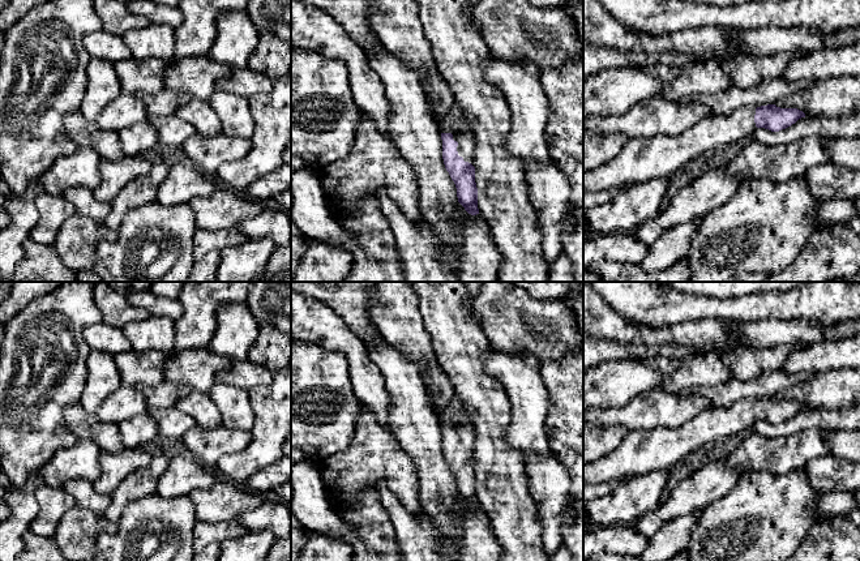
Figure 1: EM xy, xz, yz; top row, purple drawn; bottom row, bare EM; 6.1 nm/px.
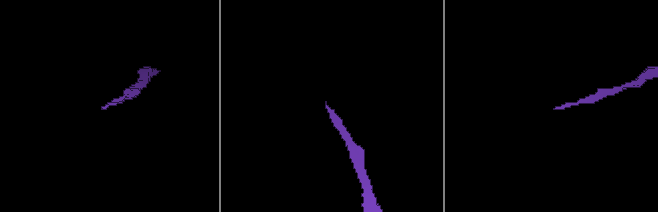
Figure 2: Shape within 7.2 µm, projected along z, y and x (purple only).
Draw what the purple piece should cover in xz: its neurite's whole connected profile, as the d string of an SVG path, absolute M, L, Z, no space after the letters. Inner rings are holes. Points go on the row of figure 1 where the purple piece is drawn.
M455 103L441 125L442 159L457 188L458 202L471 214L479 214L475 183L475 132L465 110Z

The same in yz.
M745 106L728 116L703 117L679 136L629 138L612 160L583 171L583 193L668 177L706 151L722 153L731 144L750 138L757 128L779 132L801 117L805 114L797 108Z

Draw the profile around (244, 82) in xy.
M234 68L232 74L218 81L215 91L226 91L239 97L251 98L256 94L269 93L273 81L248 68Z

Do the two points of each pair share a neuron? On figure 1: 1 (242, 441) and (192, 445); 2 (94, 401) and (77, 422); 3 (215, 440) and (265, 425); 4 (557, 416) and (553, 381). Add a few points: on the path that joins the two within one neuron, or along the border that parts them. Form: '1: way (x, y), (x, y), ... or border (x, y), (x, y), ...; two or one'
1: way (230, 441), (206, 440), (204, 442); one
2: border (78, 402), (86, 411), (94, 414); two
3: border (252, 432), (251, 441), (242, 450), (229, 453); two
4: way (557, 407), (557, 390); one

